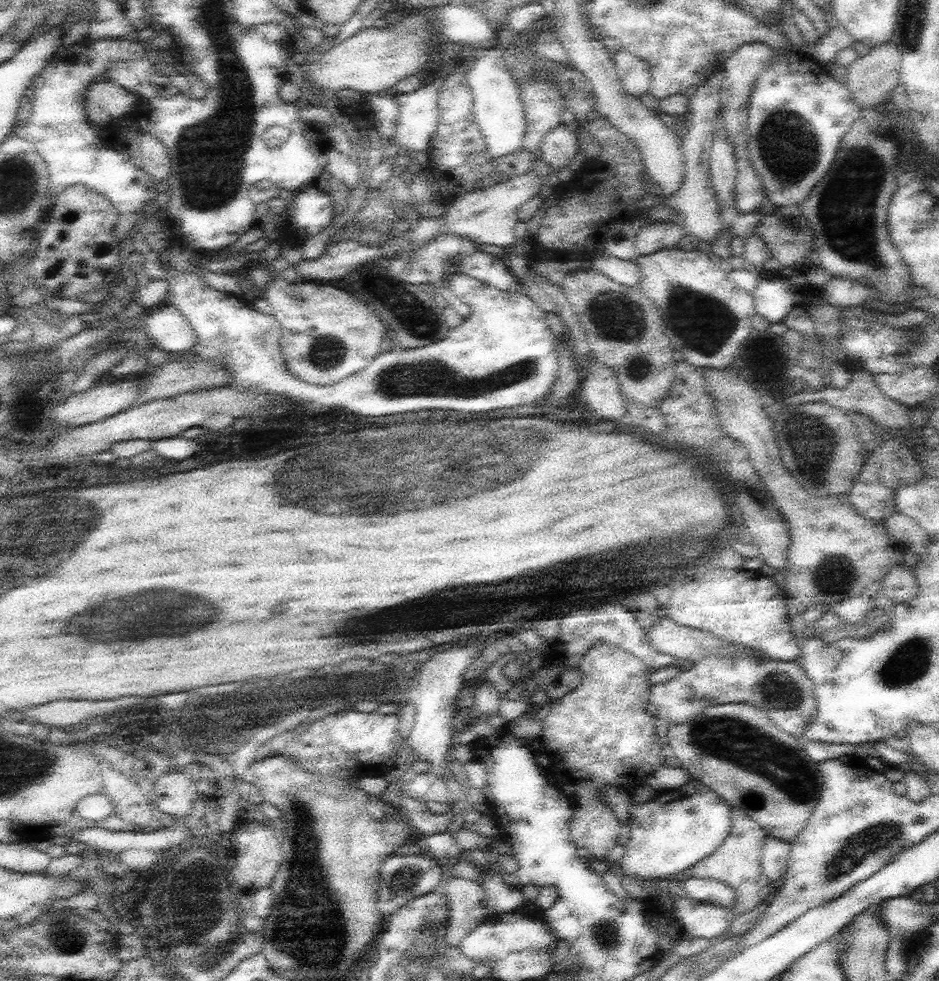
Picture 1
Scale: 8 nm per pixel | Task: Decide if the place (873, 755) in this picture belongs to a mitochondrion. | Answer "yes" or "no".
no

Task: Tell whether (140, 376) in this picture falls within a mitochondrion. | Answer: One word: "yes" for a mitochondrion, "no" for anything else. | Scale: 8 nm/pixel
no

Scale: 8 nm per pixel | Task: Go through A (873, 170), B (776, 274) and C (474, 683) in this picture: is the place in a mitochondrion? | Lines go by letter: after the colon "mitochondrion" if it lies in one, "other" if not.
A: mitochondrion
B: other
C: other

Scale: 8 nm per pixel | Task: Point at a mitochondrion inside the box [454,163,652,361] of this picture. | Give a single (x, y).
(618, 318)

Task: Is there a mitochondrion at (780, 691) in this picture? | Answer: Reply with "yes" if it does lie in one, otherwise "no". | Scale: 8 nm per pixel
yes

